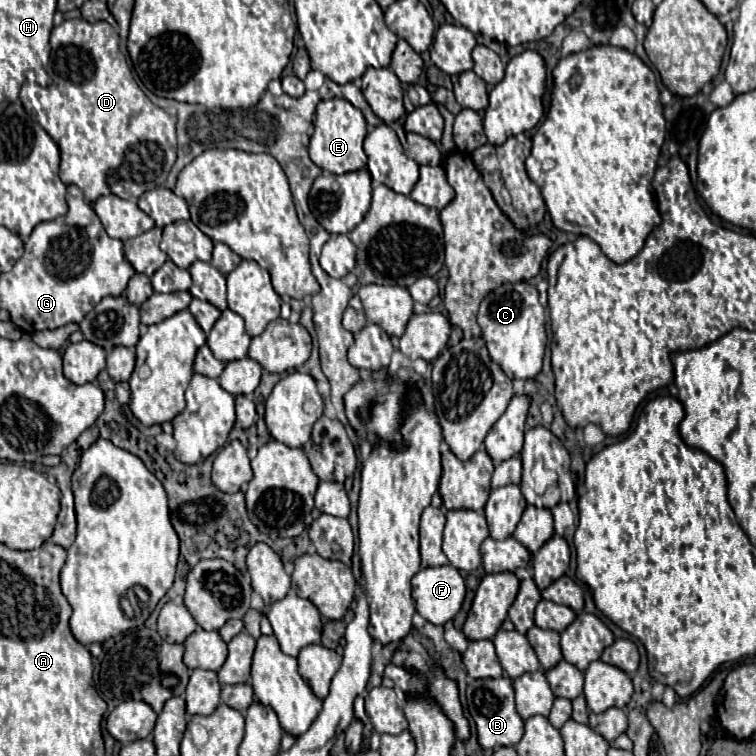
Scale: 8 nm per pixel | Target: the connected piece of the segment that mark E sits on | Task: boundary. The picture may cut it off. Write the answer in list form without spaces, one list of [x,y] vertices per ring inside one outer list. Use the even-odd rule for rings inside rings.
[[[331,98],[331,100],[319,102],[313,126],[315,126],[315,132],[311,136],[309,156],[321,170],[327,170],[331,174],[345,174],[345,172],[361,170],[367,164],[367,156],[363,152],[367,122],[361,110],[355,108],[351,102],[343,98]]]

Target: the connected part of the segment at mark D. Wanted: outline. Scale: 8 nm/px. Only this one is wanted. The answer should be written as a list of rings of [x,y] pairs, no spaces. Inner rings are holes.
[[[77,18],[55,26],[51,32],[51,62],[47,72],[53,78],[51,86],[41,87],[28,77],[19,97],[29,116],[37,120],[59,146],[59,178],[65,184],[79,186],[89,204],[103,194],[117,194],[125,200],[137,200],[143,192],[165,184],[167,174],[177,158],[175,116],[155,106],[141,92],[125,62],[125,56],[119,50],[119,34],[107,22],[89,24],[87,20]]]

